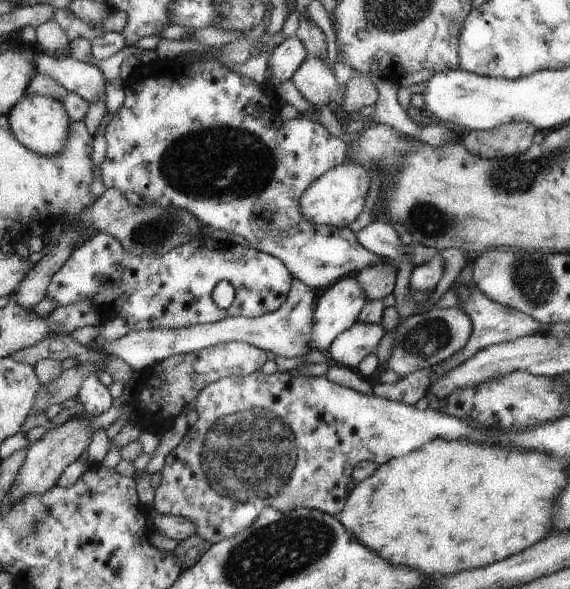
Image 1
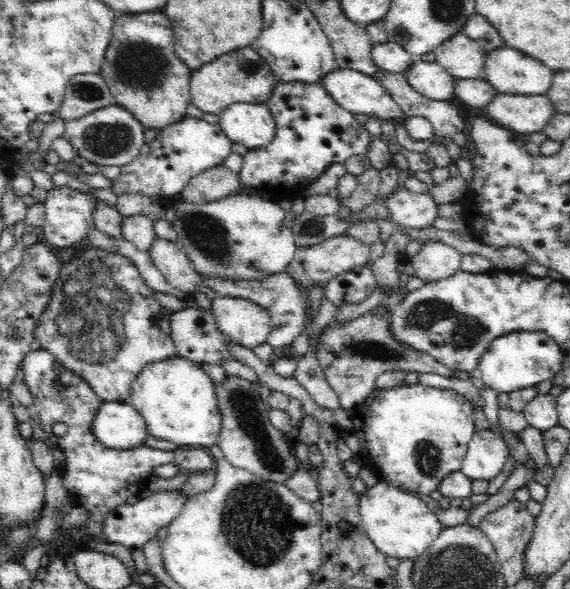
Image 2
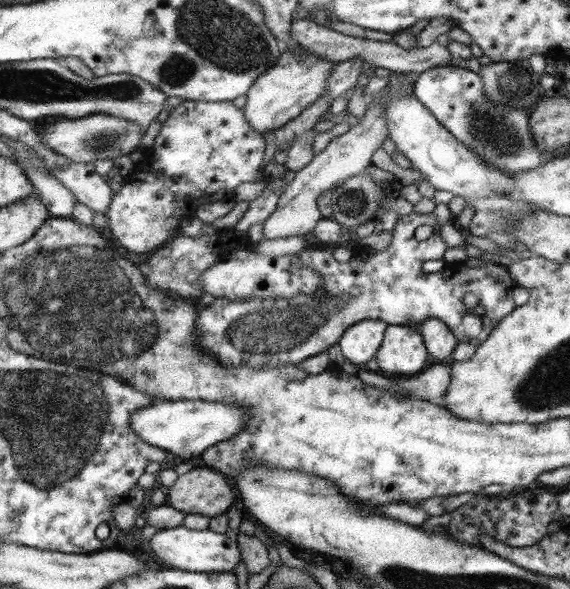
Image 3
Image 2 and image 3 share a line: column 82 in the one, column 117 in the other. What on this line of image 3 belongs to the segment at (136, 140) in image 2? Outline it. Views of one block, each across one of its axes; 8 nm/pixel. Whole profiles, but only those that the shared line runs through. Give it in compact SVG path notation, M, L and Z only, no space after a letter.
M91 114L75 120L61 118L55 124L45 124L39 132L39 138L49 150L65 156L69 162L89 164L95 160L117 160L121 156L129 156L139 148L139 140L143 134L145 130L137 122L111 114Z

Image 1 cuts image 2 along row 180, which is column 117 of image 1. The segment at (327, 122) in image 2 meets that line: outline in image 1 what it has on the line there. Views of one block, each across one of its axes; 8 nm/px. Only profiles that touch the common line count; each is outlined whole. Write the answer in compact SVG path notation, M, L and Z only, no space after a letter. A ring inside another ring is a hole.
M95 234L91 240L83 242L73 254L65 260L65 266L57 270L49 282L47 296L53 298L61 306L71 306L73 302L89 300L101 314L123 316L131 328L131 332L139 330L179 330L197 324L213 324L225 318L259 318L263 314L275 312L283 306L285 296L291 284L291 272L287 266L265 252L259 252L251 246L239 246L229 240L213 240L213 238L193 238L185 246L179 246L163 256L137 256L127 252L119 240L109 234ZM219 280L227 280L235 288L235 300L227 310L221 310L211 300L211 290Z

